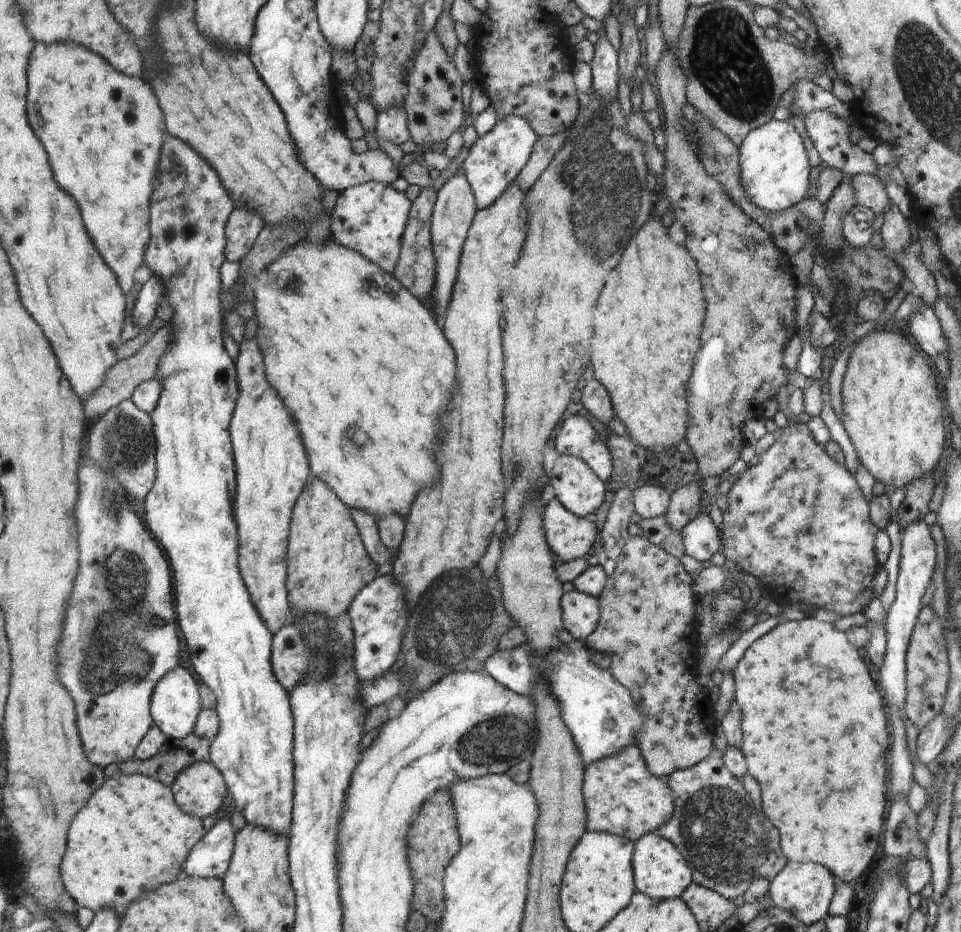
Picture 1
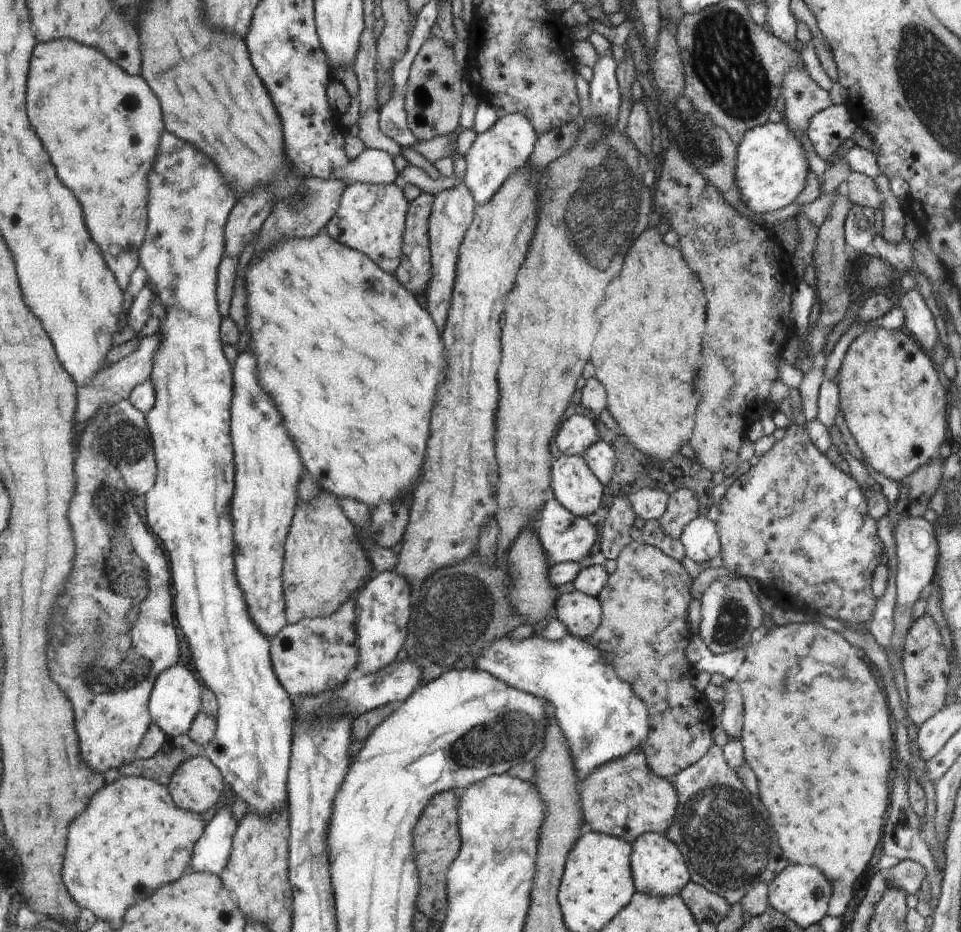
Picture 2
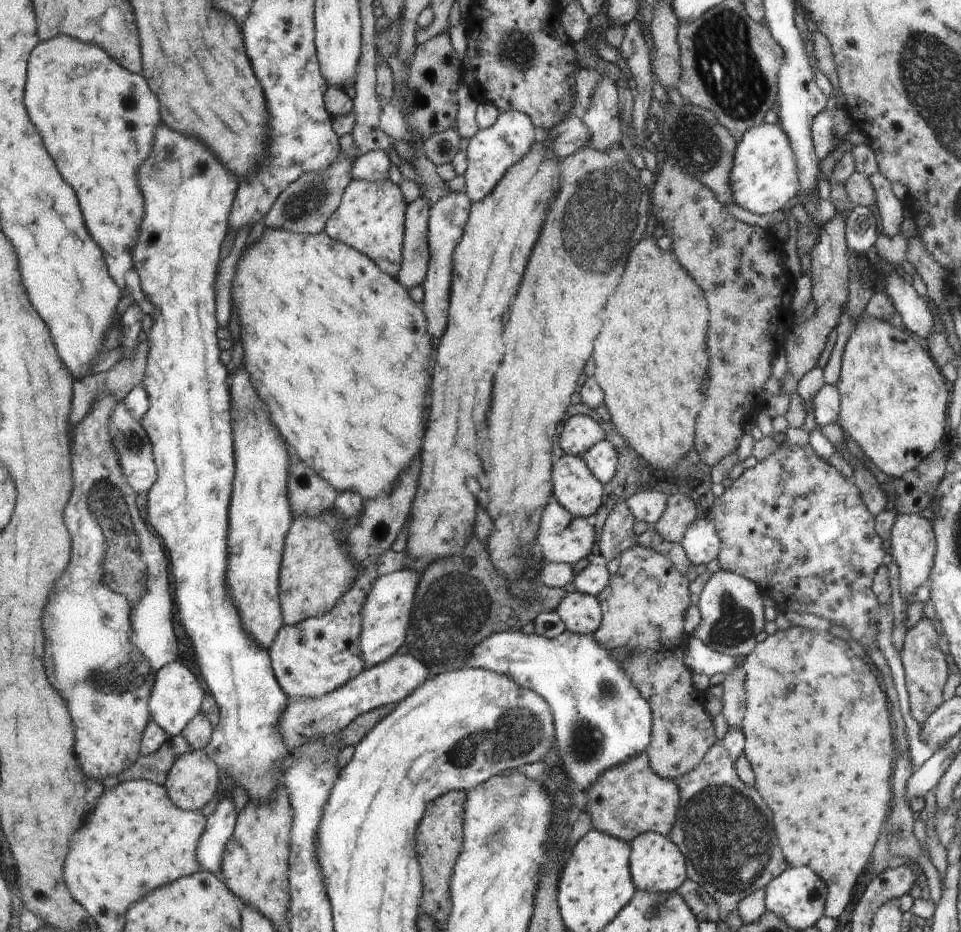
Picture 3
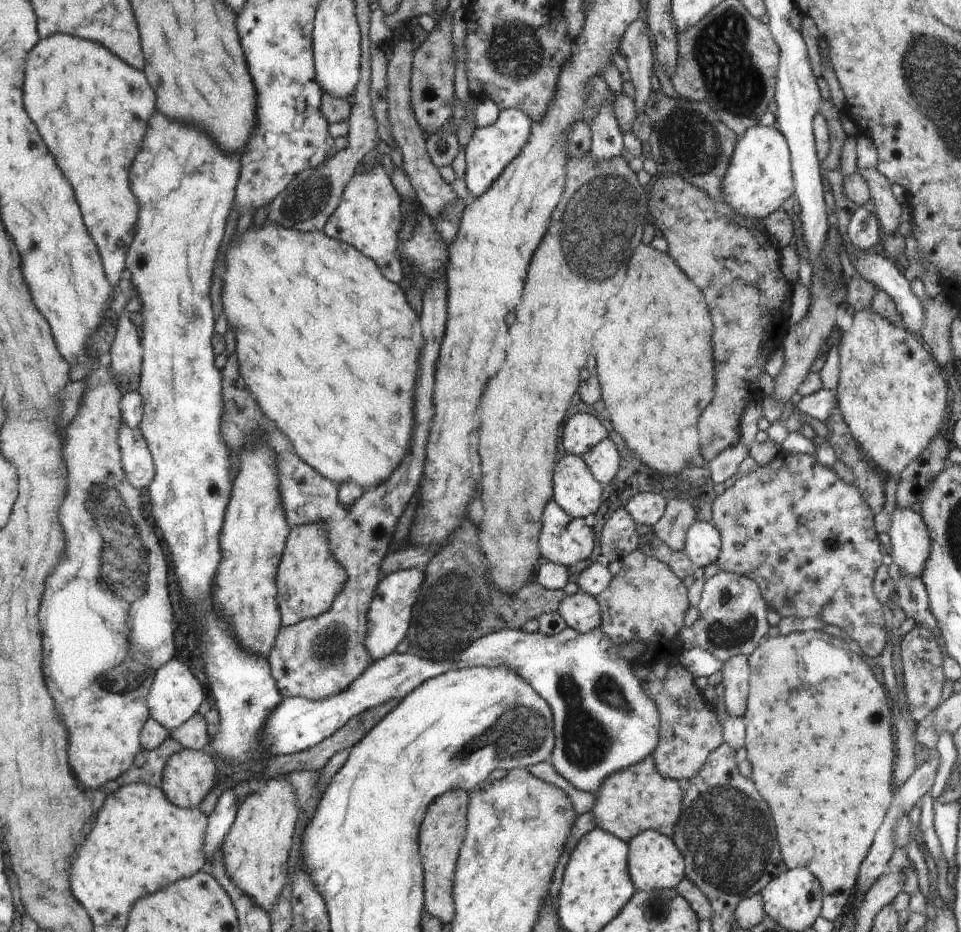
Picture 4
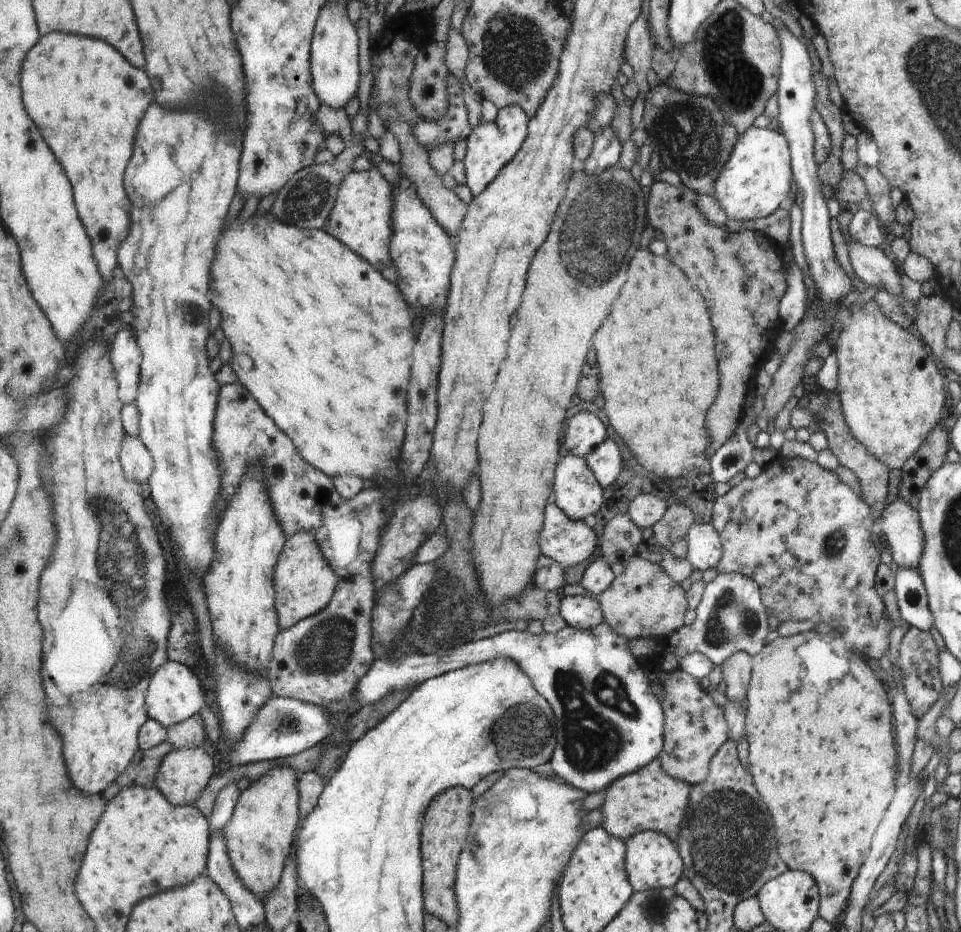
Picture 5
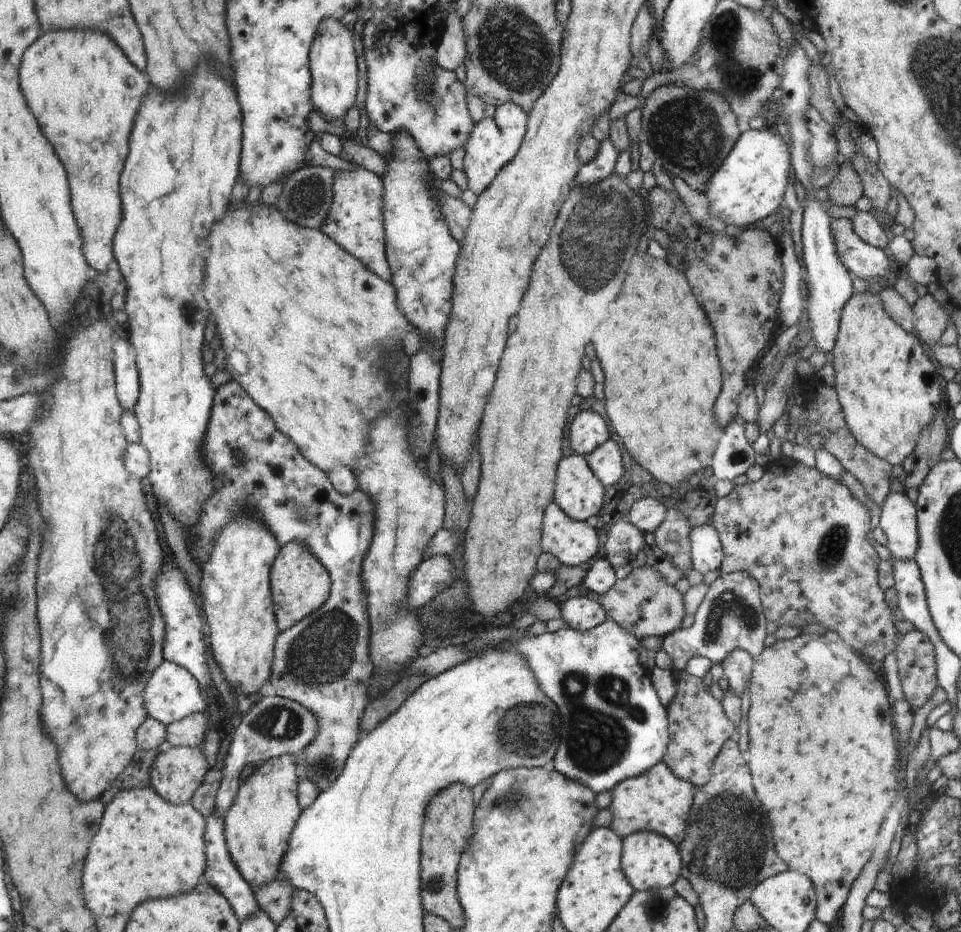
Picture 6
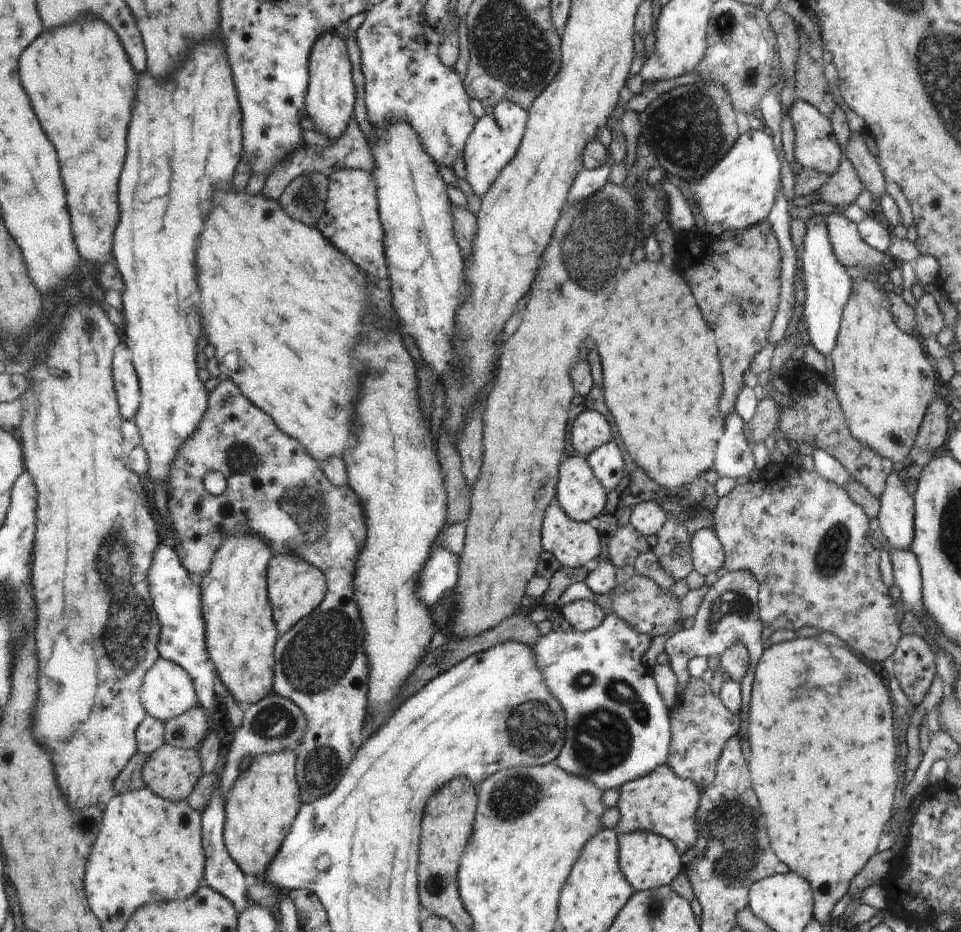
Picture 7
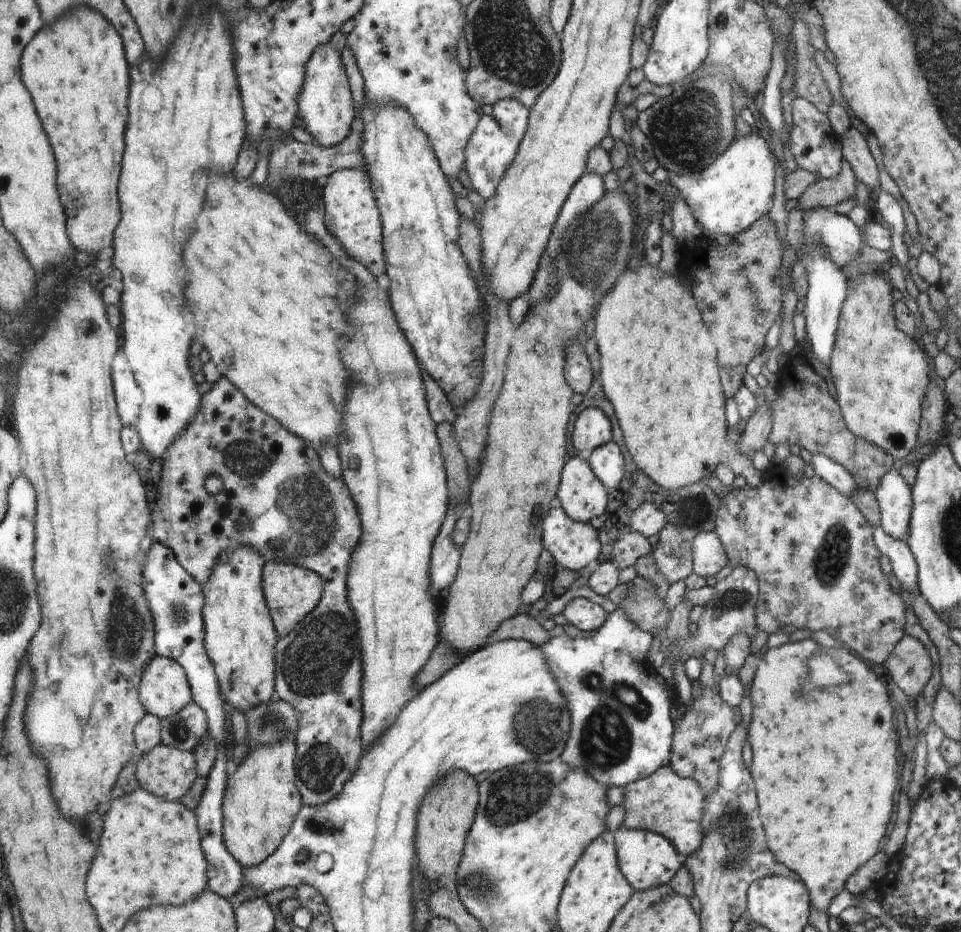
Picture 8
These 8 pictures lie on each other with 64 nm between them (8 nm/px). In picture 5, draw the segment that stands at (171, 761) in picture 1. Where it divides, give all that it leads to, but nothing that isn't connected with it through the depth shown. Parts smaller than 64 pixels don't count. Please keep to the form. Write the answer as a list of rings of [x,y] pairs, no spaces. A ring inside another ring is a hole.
[[[169,740],[156,748],[148,750],[141,748],[136,754],[135,762],[117,780],[118,784],[122,789],[131,786],[158,787],[159,772],[164,759],[176,749],[176,745]]]

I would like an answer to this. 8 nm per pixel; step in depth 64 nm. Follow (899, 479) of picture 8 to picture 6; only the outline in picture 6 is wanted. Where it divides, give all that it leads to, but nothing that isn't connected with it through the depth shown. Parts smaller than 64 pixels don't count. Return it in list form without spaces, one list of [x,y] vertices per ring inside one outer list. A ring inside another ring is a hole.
[[[893,492],[888,496],[888,500],[882,504],[882,508],[876,514],[877,525],[882,528],[888,543],[886,546],[890,549],[892,560],[914,560],[916,548],[918,548],[918,525],[917,508],[907,494],[903,492]]]

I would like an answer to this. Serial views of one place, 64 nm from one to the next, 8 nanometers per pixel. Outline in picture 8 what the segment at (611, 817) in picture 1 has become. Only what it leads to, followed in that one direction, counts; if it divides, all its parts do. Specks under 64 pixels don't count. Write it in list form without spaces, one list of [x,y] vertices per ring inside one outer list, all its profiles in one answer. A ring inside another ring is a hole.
[[[670,766],[659,768],[654,774],[627,784],[624,788],[624,821],[621,828],[650,831],[667,837],[682,857],[690,856],[703,846],[703,816],[707,795],[693,778],[681,777]]]

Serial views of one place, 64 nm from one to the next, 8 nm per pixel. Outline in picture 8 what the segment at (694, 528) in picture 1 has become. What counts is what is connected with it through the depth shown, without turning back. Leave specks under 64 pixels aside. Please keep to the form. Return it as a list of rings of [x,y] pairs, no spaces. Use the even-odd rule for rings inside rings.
[[[715,531],[700,532],[693,538],[692,562],[695,574],[704,578],[715,577],[728,564],[727,551],[720,541]]]

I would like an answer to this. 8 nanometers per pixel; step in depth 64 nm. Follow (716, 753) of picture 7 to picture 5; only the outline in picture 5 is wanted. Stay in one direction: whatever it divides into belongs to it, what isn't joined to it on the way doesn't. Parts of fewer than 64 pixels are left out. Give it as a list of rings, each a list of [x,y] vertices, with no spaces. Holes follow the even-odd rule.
[[[636,553],[628,564],[625,564],[624,572],[619,576],[615,576],[614,580],[610,583],[610,586],[601,592],[597,596],[599,604],[603,605],[604,616],[607,617],[604,622],[609,624],[620,634],[620,636],[626,636],[629,639],[633,638],[656,638],[658,644],[662,646],[660,652],[656,652],[649,657],[649,675],[652,676],[654,682],[662,685],[662,698],[663,712],[667,713],[667,730],[665,732],[665,739],[667,744],[663,747],[663,752],[659,756],[658,760],[664,769],[676,779],[683,780],[688,785],[700,784],[707,779],[708,771],[710,768],[710,760],[712,756],[718,752],[718,748],[724,744],[730,738],[730,728],[727,722],[726,716],[720,714],[720,708],[714,704],[714,700],[698,686],[698,682],[692,678],[686,671],[682,672],[680,666],[673,671],[664,671],[658,665],[662,654],[666,651],[668,646],[668,640],[672,634],[679,631],[684,624],[684,614],[688,610],[688,604],[686,604],[686,593],[682,589],[680,584],[676,584],[658,564],[652,564],[648,560],[644,560],[642,556],[638,556]]]

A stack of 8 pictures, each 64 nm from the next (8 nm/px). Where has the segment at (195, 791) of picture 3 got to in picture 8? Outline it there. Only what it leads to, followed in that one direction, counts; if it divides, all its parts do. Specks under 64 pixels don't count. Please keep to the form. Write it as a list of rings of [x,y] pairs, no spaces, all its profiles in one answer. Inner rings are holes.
[[[165,745],[156,746],[152,752],[141,755],[136,760],[138,768],[140,786],[148,789],[156,796],[169,801],[182,801],[184,796],[192,790],[198,776],[198,759],[195,751],[185,751],[179,748]]]

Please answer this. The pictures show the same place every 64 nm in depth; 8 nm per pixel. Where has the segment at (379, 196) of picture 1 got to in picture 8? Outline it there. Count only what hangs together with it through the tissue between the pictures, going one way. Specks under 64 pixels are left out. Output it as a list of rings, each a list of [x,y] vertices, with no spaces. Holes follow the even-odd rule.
[[[344,169],[333,172],[325,179],[322,194],[324,205],[327,206],[327,228],[343,245],[348,256],[366,265],[376,277],[382,276],[386,270],[384,236],[371,177],[363,170]]]

